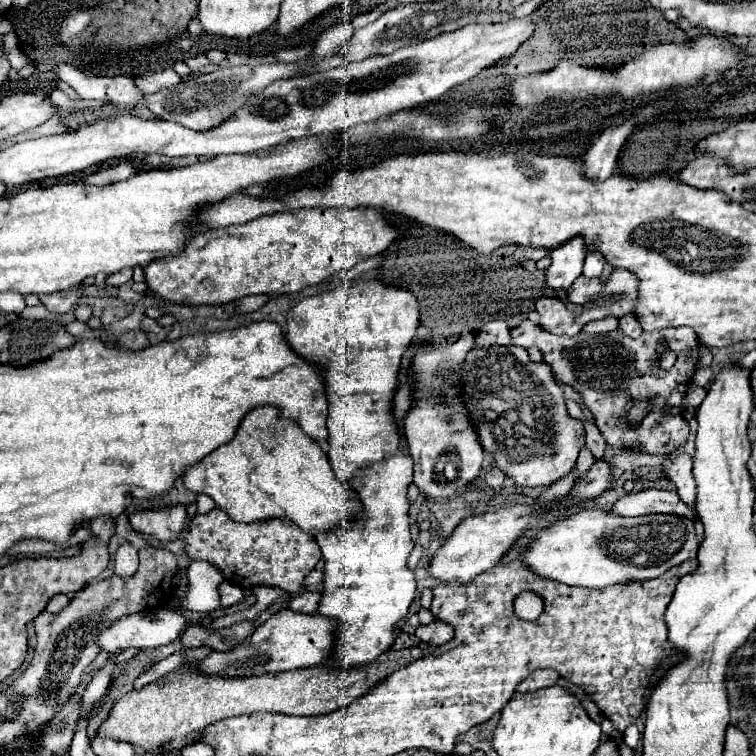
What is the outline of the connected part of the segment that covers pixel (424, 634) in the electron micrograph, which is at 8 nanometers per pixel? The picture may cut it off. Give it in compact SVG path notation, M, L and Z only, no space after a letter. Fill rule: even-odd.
M434 620L432 624L426 624L426 626L420 626L416 630L416 636L426 642L426 644L432 644L432 646L442 646L446 644L448 640L454 638L454 628L450 624L444 624L442 620Z

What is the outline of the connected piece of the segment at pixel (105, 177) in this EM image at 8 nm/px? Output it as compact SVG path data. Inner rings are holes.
M120 160L118 164L112 164L108 168L102 168L94 174L88 174L82 184L86 186L108 186L108 184L114 184L114 182L120 182L120 180L126 180L128 176L132 176L136 172L136 168L128 162L128 160Z

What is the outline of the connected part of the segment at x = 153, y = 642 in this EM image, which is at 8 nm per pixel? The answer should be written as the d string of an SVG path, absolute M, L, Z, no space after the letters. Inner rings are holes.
M160 608L152 612L140 612L120 618L98 638L102 652L126 650L126 648L156 648L174 642L186 628L188 618L176 610Z

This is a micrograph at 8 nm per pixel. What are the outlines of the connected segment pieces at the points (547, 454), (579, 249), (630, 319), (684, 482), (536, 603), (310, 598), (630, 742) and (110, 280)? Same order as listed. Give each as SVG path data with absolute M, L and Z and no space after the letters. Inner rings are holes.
M518 346L472 348L466 356L466 382L462 388L464 404L470 410L484 450L518 486L550 486L574 468L578 452L584 446L584 428L580 420L574 420L566 412L564 392L556 384L554 374L548 372L548 364L532 364L528 352Z
M572 238L560 250L552 252L552 266L546 270L546 284L554 290L568 290L582 274L586 258L582 238Z
M626 314L626 316L622 316L622 318L618 320L618 328L620 328L620 330L626 334L626 336L632 336L632 338L640 336L640 332L642 332L640 324L636 322L636 318L634 318L632 314Z
M682 454L682 456L668 456L664 462L664 474L670 476L670 480L674 482L680 498L695 506L696 502L696 482L692 476L692 458Z
M522 592L514 602L514 610L520 618L536 620L542 614L542 598L534 592Z
M302 592L290 600L290 608L294 612L306 612L306 614L316 614L320 604L320 592Z
M631 724L624 732L623 742L627 746L630 746L631 749L635 750L641 739L641 736L641 732L636 724Z
M128 268L128 270L120 270L120 272L114 272L112 276L108 276L106 278L106 284L110 286L120 286L120 284L126 284L126 282L130 282L132 280L132 268Z

